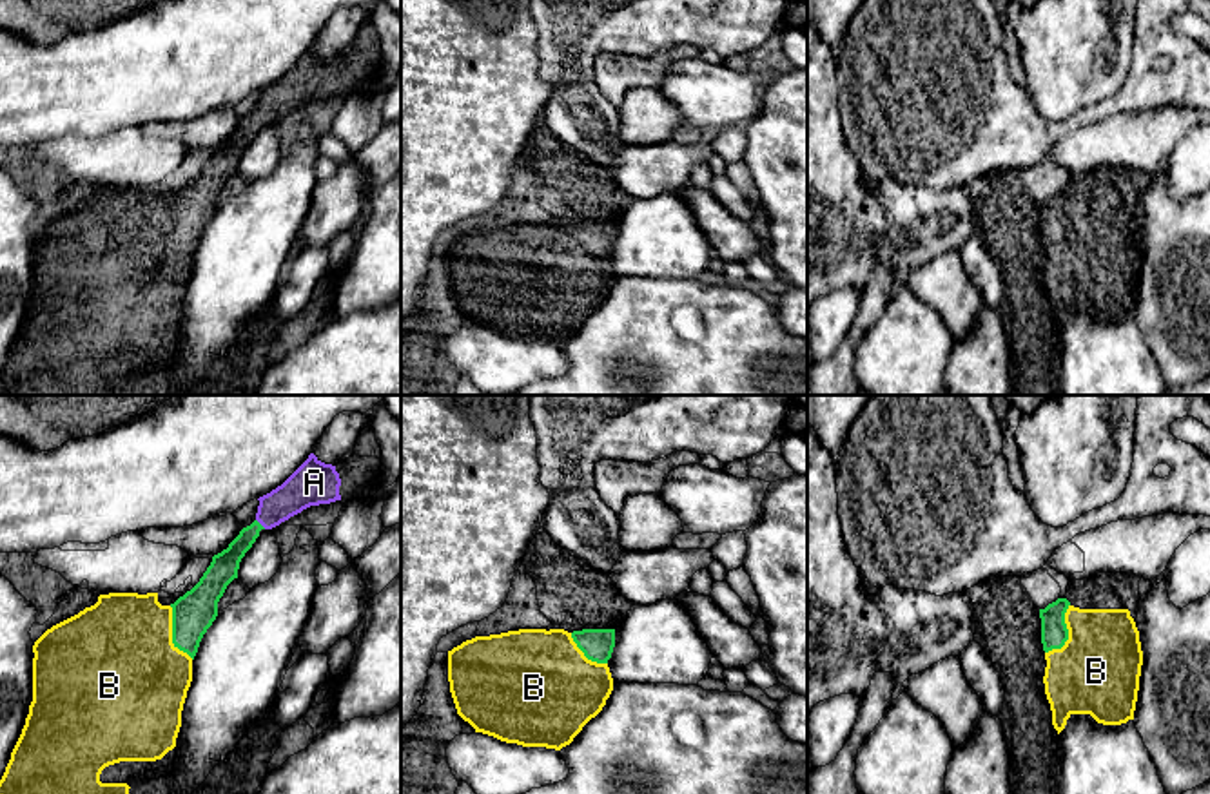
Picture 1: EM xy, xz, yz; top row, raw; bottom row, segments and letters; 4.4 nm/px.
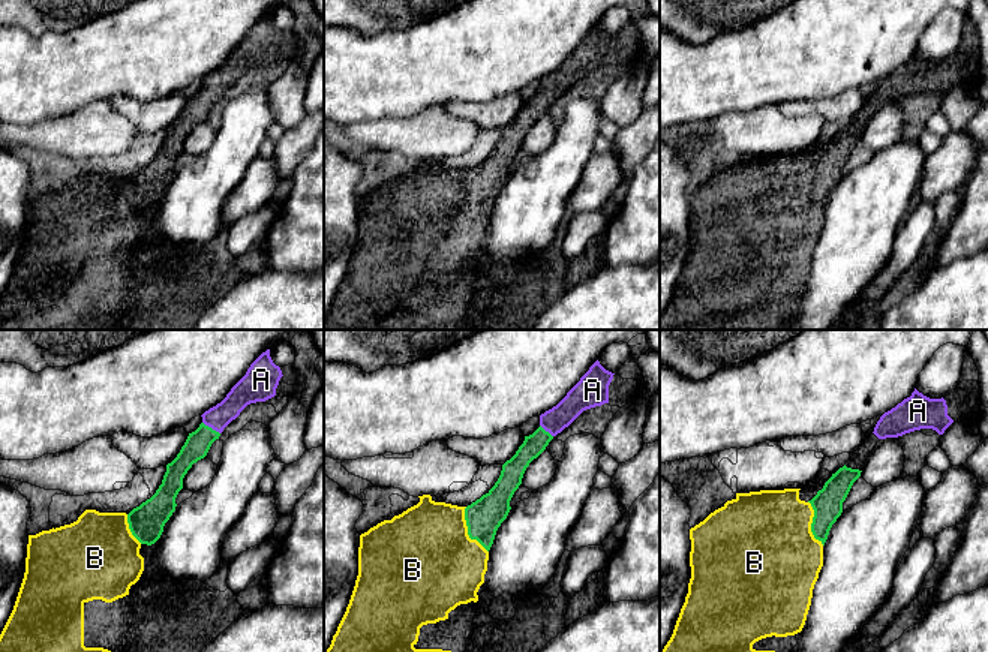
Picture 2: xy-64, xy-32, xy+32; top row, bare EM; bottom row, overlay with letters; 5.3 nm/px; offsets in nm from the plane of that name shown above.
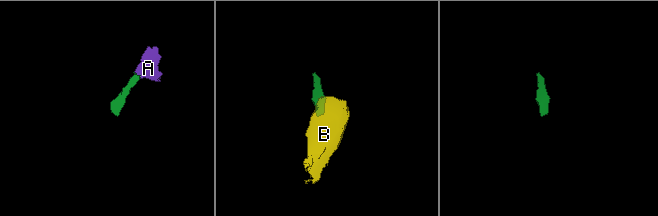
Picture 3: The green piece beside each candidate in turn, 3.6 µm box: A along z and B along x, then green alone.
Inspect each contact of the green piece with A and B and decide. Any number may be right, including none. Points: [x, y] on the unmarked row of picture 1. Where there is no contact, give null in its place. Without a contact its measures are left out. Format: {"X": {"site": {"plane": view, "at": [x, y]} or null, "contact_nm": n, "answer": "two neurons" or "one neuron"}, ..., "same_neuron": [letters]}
{"A": {"site": {"plane": "xy", "at": [260, 118]}, "contact_nm": 60, "answer": "one neuron"}, "B": {"site": {"plane": "xy", "at": [173, 229]}, "contact_nm": 260, "answer": "one neuron"}, "same_neuron": ["A", "B"]}

